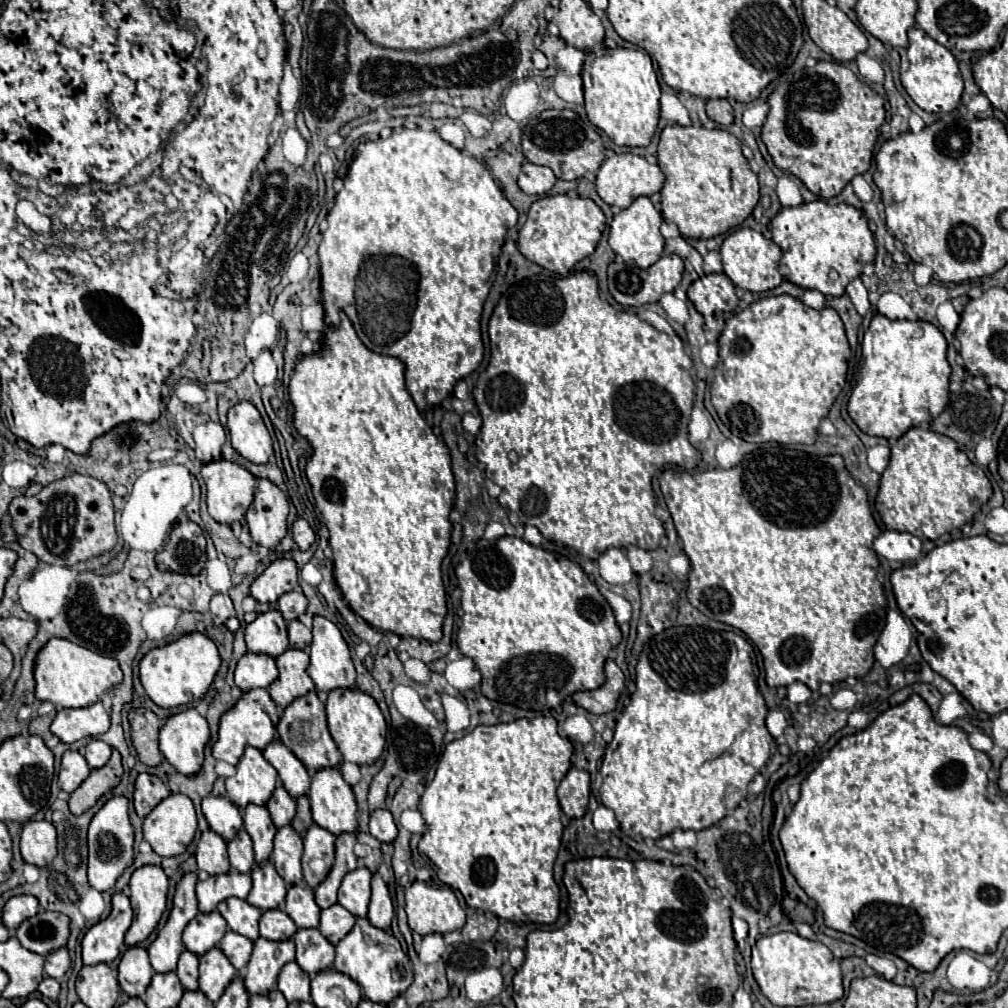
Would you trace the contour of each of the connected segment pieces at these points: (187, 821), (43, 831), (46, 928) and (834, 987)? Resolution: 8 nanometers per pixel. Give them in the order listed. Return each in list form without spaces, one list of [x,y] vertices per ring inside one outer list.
[[[171,793],[157,803],[143,819],[145,841],[157,855],[173,857],[185,851],[197,831],[193,801],[187,795]]]
[[[27,821],[21,831],[21,855],[27,863],[45,867],[57,855],[57,833],[49,821]]]
[[[39,911],[35,917],[25,919],[25,923],[17,927],[15,937],[25,949],[47,955],[49,951],[67,943],[69,917],[55,911]]]
[[[775,933],[757,939],[751,957],[751,971],[763,995],[779,1007],[831,1003],[843,997],[839,961],[821,941],[811,941],[797,933]]]

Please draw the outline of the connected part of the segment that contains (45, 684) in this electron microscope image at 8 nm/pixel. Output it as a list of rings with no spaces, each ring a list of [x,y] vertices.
[[[53,637],[41,647],[35,659],[35,695],[41,701],[51,701],[57,709],[65,707],[87,707],[103,697],[103,693],[111,687],[115,687],[123,673],[119,669],[117,659],[97,655],[77,643],[71,643],[63,637]]]

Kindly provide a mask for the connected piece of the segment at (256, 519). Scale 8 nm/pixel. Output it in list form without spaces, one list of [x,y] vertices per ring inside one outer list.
[[[257,479],[257,481],[259,483],[255,499],[249,505],[245,517],[253,541],[267,549],[275,549],[283,539],[283,535],[287,533],[289,503],[283,491],[275,483],[269,483],[269,479]]]

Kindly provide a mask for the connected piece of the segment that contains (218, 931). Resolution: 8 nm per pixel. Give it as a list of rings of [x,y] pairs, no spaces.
[[[213,911],[213,915],[197,913],[183,931],[183,943],[189,951],[203,955],[211,947],[219,945],[225,931],[227,931],[227,923],[225,919],[221,919],[219,911]]]

